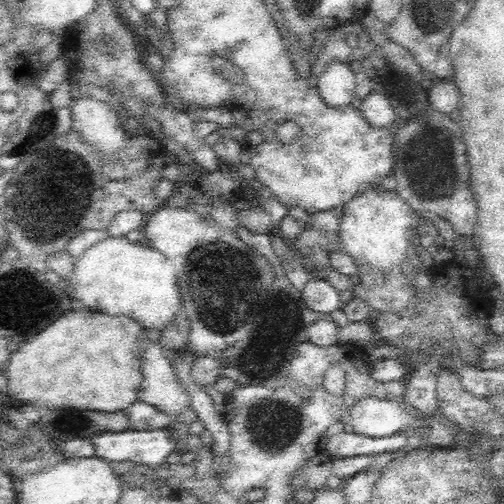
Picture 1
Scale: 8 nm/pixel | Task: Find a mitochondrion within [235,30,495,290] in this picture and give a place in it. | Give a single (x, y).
(420, 166)

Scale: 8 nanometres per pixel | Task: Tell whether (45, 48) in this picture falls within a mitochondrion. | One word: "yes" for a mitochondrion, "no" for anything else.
no

